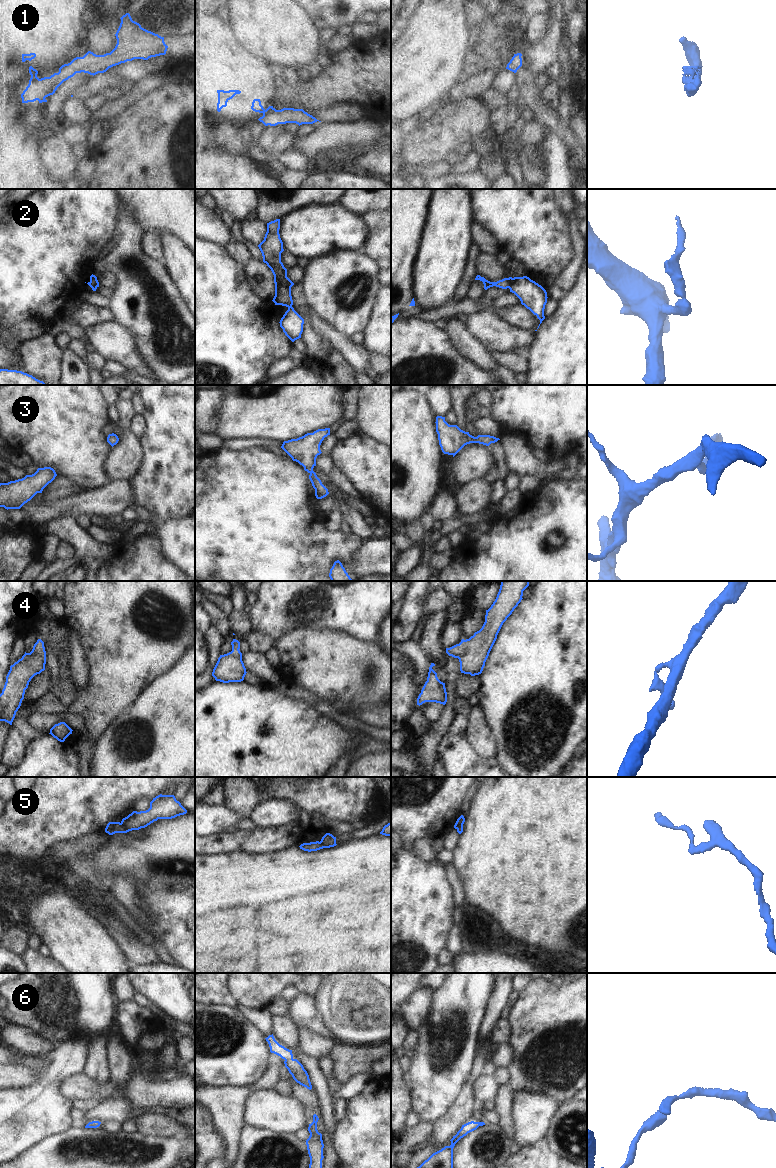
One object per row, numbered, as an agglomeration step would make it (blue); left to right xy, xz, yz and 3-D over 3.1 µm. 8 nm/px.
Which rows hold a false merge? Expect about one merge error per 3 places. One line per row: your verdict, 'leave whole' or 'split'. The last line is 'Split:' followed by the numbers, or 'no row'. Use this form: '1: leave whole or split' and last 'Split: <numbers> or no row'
1: leave whole
2: split
3: leave whole
4: leave whole
5: split
6: leave whole
Split: 2, 5

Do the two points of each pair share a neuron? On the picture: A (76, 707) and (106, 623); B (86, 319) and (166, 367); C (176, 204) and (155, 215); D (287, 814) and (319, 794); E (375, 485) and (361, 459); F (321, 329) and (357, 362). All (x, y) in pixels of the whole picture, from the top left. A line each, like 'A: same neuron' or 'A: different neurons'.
A: same neuron
B: different neurons
C: same neuron
D: different neurons
E: same neuron
F: same neuron

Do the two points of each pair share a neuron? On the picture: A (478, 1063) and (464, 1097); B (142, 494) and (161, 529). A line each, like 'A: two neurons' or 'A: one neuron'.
A: one neuron
B: two neurons

